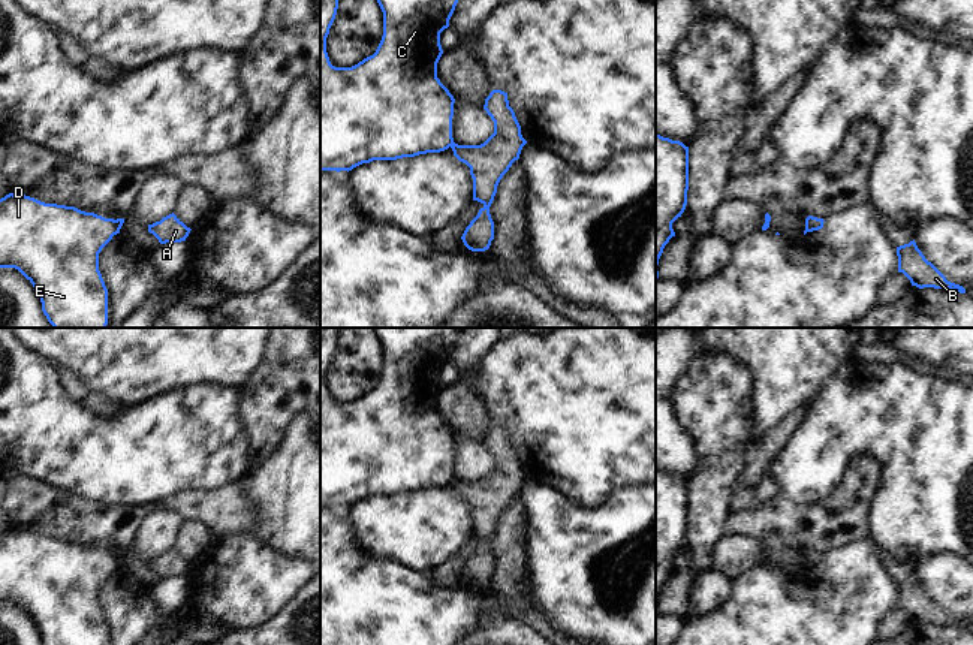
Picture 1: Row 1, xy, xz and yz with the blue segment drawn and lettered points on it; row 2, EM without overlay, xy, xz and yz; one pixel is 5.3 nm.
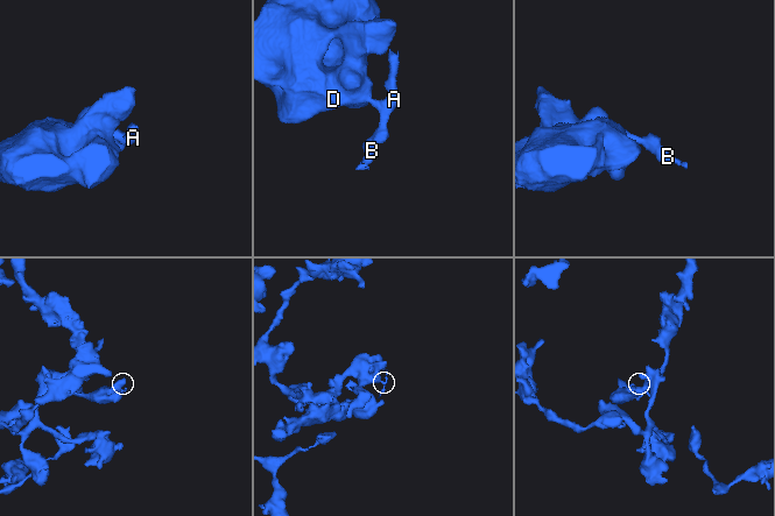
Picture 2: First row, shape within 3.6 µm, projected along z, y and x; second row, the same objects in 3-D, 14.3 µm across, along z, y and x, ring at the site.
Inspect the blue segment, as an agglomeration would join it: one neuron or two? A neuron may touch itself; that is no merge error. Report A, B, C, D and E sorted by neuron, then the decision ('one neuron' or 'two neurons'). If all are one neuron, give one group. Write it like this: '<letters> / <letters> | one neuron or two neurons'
A B / C D E | two neurons

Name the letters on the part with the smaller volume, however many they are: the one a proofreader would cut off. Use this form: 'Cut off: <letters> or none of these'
Cut off: A, B

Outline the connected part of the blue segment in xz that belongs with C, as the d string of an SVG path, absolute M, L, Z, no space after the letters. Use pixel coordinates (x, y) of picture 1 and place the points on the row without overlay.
M320 328L320 506L352 506L373 495L397 495L440 488L454 479L455 434L437 413L443 389L440 368L458 338L460 328L373 328L383 347L383 371L376 388L352 403L335 403L326 388L326 373L335 355L341 328Z

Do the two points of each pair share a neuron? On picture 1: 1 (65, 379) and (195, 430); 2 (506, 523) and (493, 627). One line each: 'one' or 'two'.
1: two
2: two

